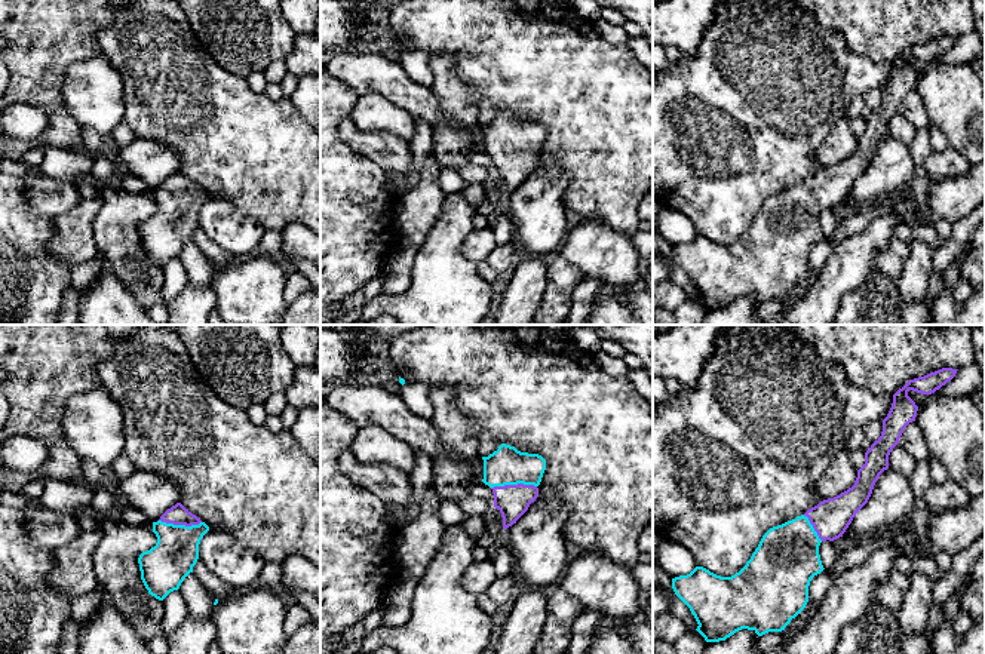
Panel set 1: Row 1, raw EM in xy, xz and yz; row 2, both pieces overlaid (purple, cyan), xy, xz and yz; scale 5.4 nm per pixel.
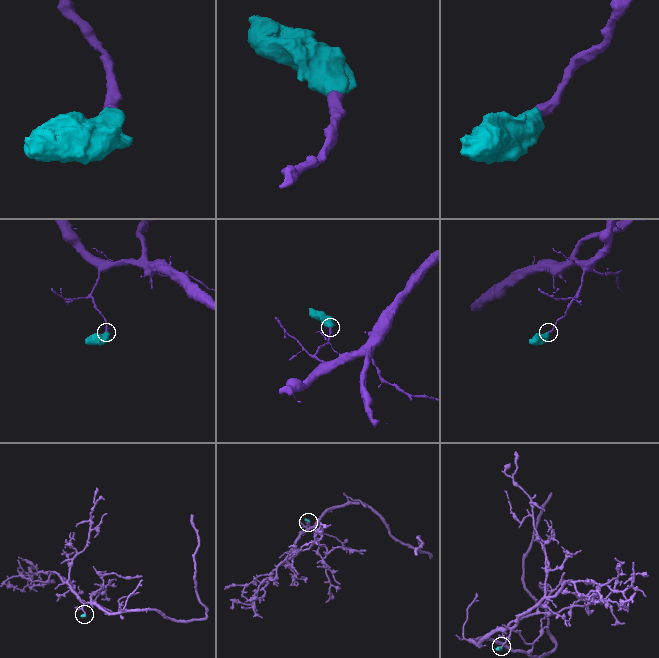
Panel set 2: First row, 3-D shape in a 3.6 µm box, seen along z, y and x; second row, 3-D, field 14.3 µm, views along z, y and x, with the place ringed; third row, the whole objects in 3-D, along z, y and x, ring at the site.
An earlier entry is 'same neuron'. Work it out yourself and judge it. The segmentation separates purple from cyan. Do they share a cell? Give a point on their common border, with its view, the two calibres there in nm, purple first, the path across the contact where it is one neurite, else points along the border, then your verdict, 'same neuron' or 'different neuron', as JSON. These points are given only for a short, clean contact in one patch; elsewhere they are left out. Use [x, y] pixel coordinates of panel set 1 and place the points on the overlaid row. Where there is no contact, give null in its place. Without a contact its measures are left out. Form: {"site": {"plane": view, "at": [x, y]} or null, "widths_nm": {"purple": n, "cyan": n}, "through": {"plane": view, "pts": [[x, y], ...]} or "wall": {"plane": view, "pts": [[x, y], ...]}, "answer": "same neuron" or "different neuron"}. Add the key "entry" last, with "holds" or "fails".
{"site": {"plane": "xz", "at": [514, 485]}, "widths_nm": {"purple": 180, "cyan": 200}, "through": {"plane": "xz", "pts": [[512, 500], [514, 485], [514, 476], [506, 466]]}, "answer": "same neuron", "entry": "holds"}

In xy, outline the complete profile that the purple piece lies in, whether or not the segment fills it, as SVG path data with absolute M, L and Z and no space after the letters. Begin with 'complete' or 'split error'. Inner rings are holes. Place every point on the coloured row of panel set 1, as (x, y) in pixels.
split error; M181 503L153 522L157 543L138 558L141 580L151 596L163 601L179 589L184 578L193 572L200 540L208 531L209 526Z

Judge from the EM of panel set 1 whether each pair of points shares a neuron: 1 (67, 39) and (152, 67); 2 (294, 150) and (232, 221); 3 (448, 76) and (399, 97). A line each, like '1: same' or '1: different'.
1: different
2: different
3: different

